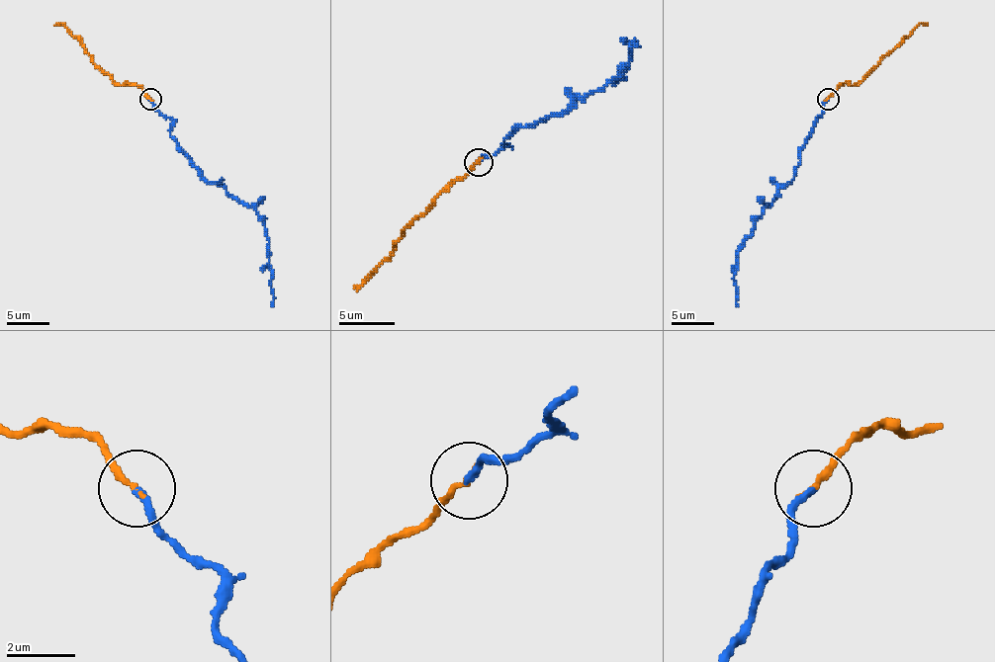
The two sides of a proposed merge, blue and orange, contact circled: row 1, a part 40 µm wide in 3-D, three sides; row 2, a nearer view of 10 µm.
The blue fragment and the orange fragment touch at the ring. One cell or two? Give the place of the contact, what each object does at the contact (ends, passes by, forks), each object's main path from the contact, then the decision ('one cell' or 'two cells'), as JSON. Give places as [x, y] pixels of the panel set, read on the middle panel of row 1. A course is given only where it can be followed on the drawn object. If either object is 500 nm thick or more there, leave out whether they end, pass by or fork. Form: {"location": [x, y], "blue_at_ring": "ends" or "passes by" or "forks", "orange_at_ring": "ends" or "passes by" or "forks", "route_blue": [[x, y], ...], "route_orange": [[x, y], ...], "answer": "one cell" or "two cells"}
{"location": [479, 162], "blue_at_ring": "ends", "orange_at_ring": "ends", "route_blue": [[479, 163], [506, 143], [518, 127], [543, 122], [585, 94], [604, 88], [626, 66], [635, 41], [635, 46]], "route_orange": [[479, 163], [437, 197], [354, 289]], "answer": "two cells"}

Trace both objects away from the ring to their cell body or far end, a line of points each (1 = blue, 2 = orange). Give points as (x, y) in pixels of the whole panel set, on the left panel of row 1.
1: (150, 98), (172, 122), (170, 136), (200, 173), (232, 197), (247, 204), (260, 218), (269, 253), (271, 306)
2: (150, 98), (137, 85), (119, 85), (60, 23), (54, 25)

